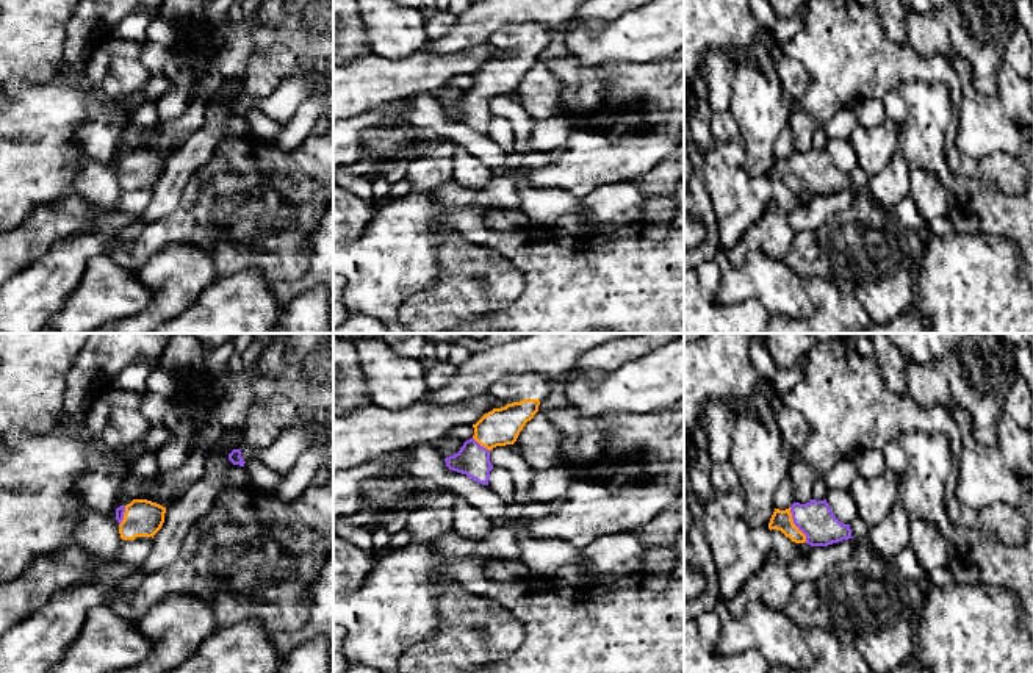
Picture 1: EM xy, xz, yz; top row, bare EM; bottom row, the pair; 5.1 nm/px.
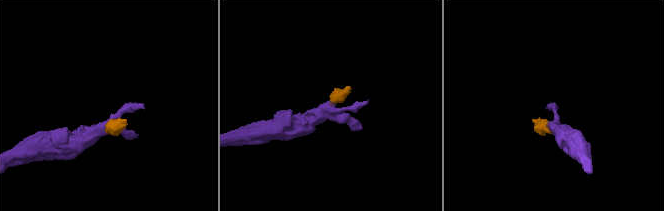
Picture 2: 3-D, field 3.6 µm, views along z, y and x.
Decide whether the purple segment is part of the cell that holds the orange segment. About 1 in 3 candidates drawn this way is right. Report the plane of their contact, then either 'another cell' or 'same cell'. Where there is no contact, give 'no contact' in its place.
yz | same cell

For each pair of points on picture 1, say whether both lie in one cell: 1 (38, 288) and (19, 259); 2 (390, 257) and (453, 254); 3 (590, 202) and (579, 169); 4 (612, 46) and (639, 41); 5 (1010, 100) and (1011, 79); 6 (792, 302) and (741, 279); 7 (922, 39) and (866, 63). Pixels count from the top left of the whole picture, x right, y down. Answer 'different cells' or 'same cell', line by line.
1: different cells
2: different cells
3: different cells
4: same cell
5: same cell
6: same cell
7: different cells

